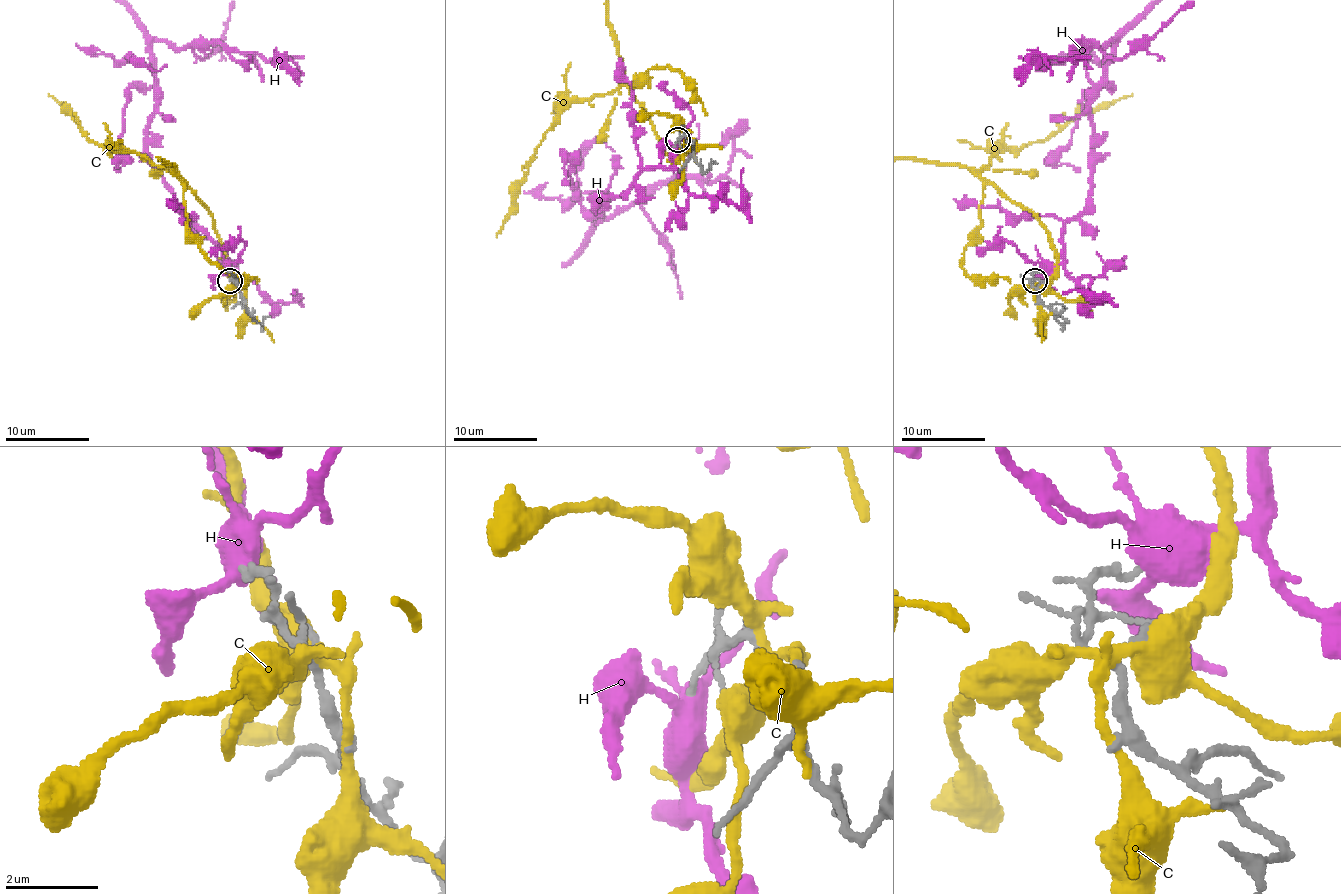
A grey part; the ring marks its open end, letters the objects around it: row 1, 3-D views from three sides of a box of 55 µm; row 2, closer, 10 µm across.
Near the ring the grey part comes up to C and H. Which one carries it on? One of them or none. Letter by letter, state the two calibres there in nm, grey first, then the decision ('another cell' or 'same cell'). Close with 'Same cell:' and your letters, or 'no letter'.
C: 140 nm thick on the grey side, 320 nm on the other; another cell
H: 160 nm thick on the grey side, 420 nm on the other; another cell
Same cell: no letter

